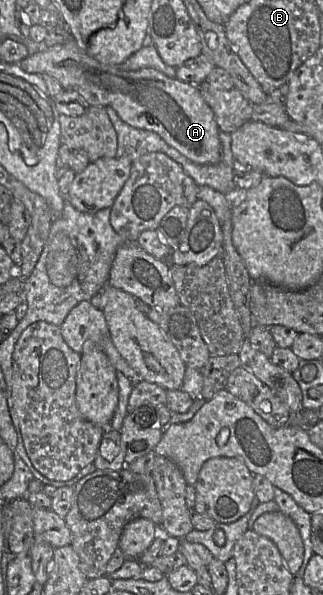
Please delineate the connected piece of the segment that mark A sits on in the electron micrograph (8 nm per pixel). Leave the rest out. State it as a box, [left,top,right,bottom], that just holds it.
[19,36,221,165]

